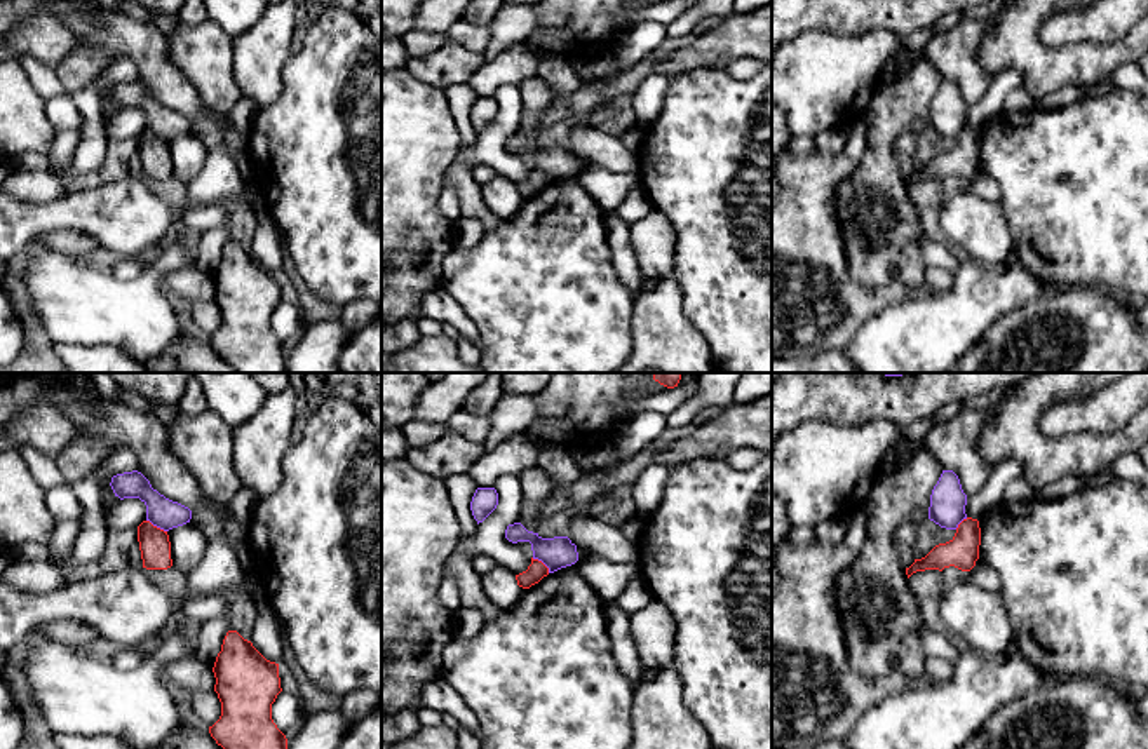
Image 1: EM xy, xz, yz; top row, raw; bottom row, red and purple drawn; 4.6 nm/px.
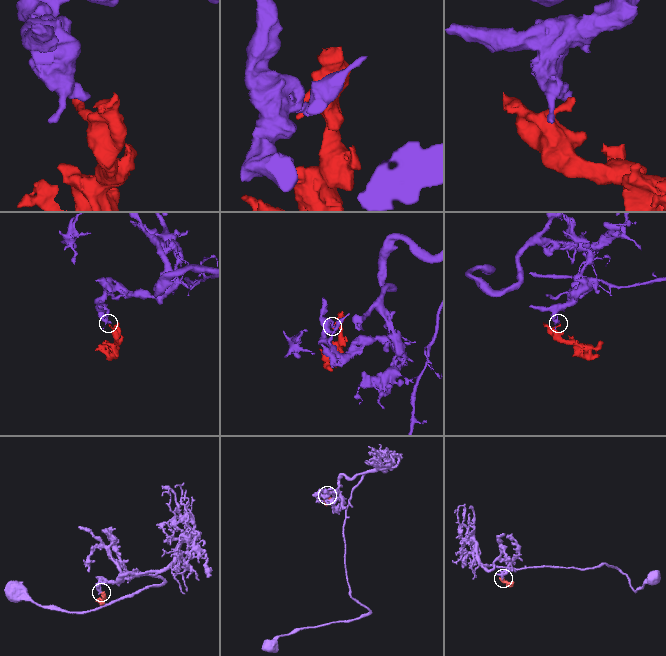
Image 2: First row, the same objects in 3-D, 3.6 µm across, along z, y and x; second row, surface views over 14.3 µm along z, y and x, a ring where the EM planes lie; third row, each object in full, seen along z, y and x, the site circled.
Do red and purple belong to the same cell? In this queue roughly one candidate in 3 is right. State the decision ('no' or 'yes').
no

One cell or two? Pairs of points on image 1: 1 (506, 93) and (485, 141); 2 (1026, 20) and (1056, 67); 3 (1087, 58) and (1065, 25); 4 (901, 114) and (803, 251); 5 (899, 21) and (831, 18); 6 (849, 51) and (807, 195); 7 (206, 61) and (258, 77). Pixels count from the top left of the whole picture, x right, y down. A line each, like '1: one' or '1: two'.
1: one
2: one
3: two
4: two
5: one
6: two
7: two

